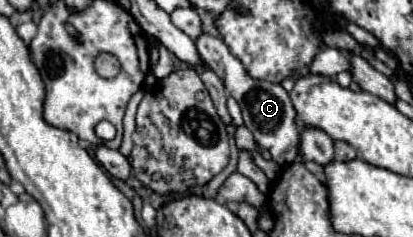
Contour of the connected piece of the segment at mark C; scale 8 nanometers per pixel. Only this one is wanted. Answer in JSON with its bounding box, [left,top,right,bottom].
[195,34,299,166]

